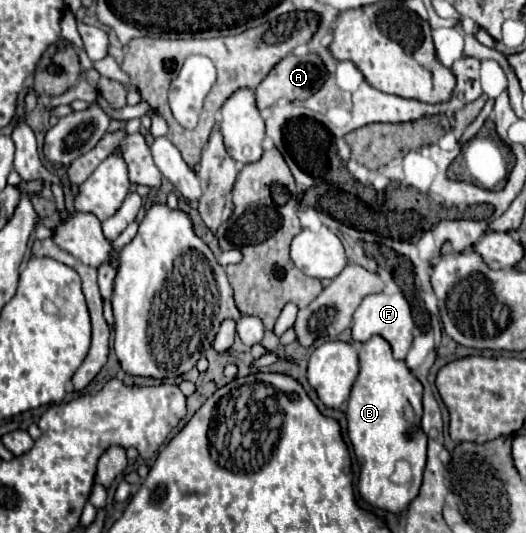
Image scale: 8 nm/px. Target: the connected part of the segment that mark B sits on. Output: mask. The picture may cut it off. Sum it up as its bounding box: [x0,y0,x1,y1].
[346,336,426,512]

